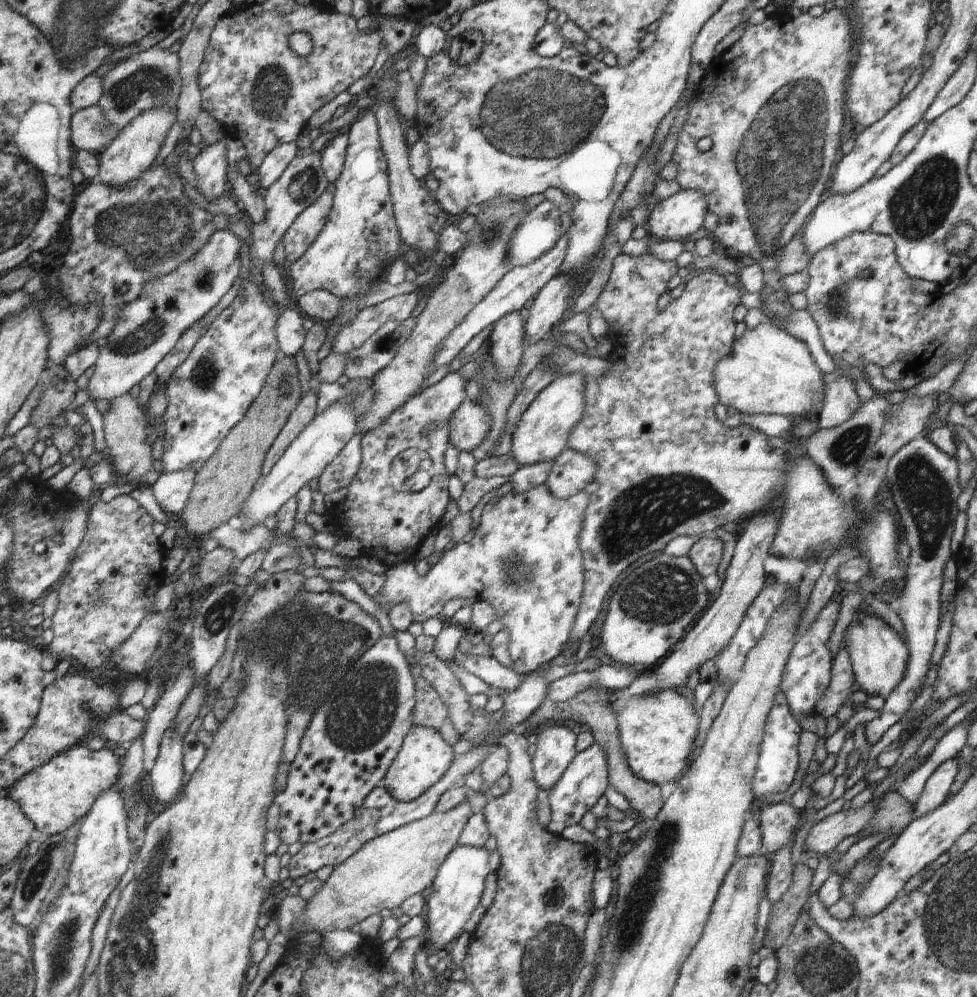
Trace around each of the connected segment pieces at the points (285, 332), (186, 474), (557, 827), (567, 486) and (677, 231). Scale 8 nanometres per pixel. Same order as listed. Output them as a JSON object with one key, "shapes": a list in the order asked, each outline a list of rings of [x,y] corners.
{"shapes":[[[[286,308],[278,316],[275,332],[278,348],[281,354],[295,356],[304,345],[305,330],[303,325],[304,315],[290,308]]],[[[182,470],[162,473],[151,487],[156,503],[172,520],[178,519],[195,484],[195,473],[192,470]]],[[[594,744],[587,750],[577,753],[564,775],[554,784],[552,790],[548,790],[548,802],[552,811],[552,820],[545,829],[547,832],[561,835],[563,830],[579,824],[583,816],[590,811],[596,802],[605,795],[608,787],[608,768],[606,752],[600,744]]],[[[567,449],[553,462],[546,480],[546,488],[560,500],[571,498],[586,490],[593,482],[596,464],[580,452]]],[[[678,190],[676,194],[658,202],[649,212],[647,227],[649,237],[664,241],[686,241],[703,232],[706,217],[706,198],[698,190]]]]}

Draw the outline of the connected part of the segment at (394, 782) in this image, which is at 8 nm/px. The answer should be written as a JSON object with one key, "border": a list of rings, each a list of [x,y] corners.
{"border":[[[419,725],[412,726],[404,738],[394,762],[390,764],[381,785],[395,800],[415,800],[448,772],[448,768],[452,766],[455,757],[453,748],[448,745],[448,742],[444,742],[436,730]]]}

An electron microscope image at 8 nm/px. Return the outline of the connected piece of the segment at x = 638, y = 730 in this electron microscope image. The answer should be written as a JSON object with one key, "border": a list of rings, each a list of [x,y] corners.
{"border":[[[650,690],[628,696],[623,707],[614,714],[628,766],[637,778],[660,786],[662,782],[677,781],[691,766],[690,754],[698,734],[699,714],[678,690]]]}

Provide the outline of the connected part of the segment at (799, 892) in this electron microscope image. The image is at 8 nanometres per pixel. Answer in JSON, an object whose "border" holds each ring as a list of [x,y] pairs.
{"border":[[[804,861],[793,866],[790,888],[784,892],[780,900],[772,904],[768,928],[766,928],[766,936],[768,936],[768,942],[764,944],[766,948],[774,952],[781,949],[788,936],[792,934],[792,928],[808,901],[812,878],[813,872]]]}

